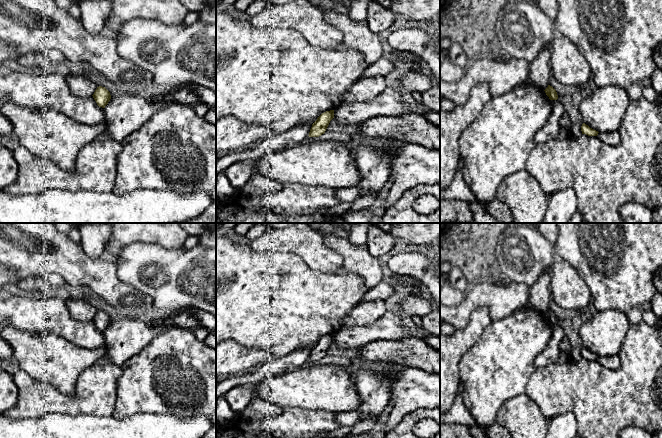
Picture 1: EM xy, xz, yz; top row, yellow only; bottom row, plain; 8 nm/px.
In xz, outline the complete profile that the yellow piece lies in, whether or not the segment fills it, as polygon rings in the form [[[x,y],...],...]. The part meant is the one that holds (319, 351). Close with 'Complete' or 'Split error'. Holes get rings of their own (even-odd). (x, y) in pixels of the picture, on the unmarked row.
[[[334,334],[322,337],[312,348],[309,361],[319,361],[325,357],[330,345],[334,342]]]. Complete

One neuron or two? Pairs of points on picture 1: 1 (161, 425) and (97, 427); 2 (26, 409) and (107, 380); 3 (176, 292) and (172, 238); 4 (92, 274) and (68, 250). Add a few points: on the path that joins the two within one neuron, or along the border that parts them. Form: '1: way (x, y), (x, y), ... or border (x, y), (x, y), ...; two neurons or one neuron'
1: way (145, 427), (113, 427); one neuron
2: way (46, 403), (80, 403), (87, 399); one neuron
3: border (150, 243), (155, 243), (165, 248), (182, 247); two neurons
4: way (86, 268), (74, 256); one neuron

